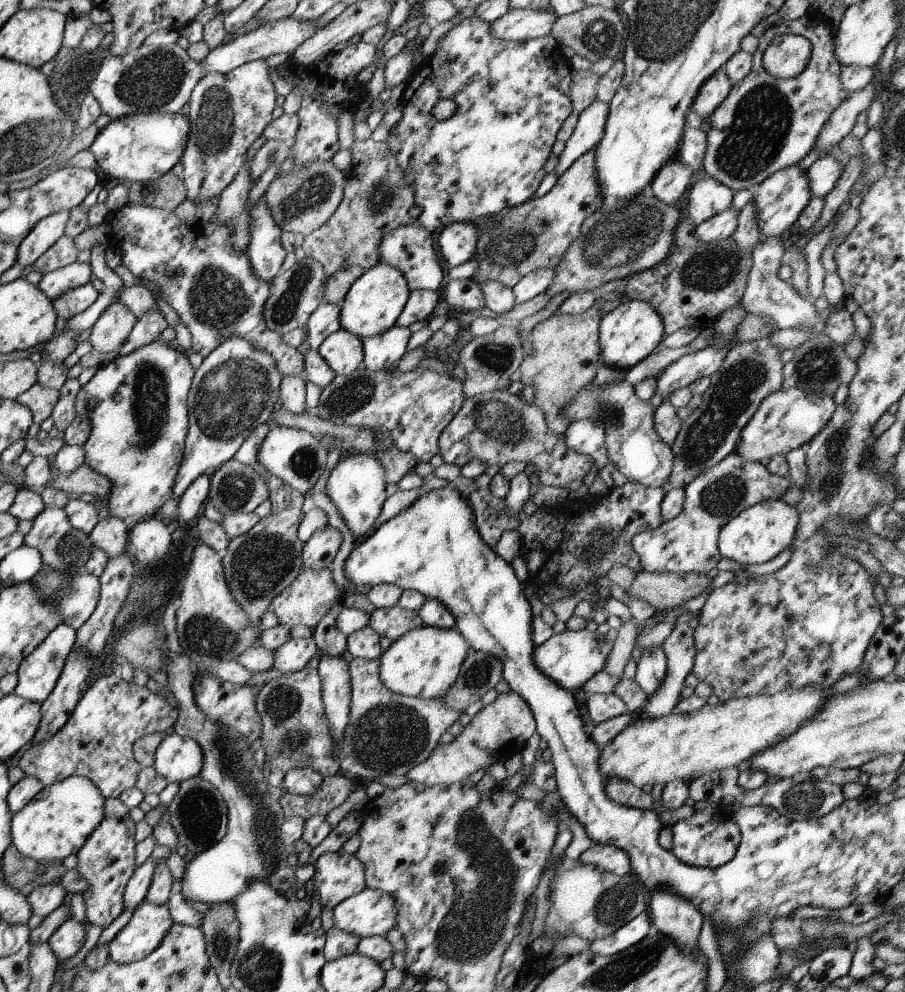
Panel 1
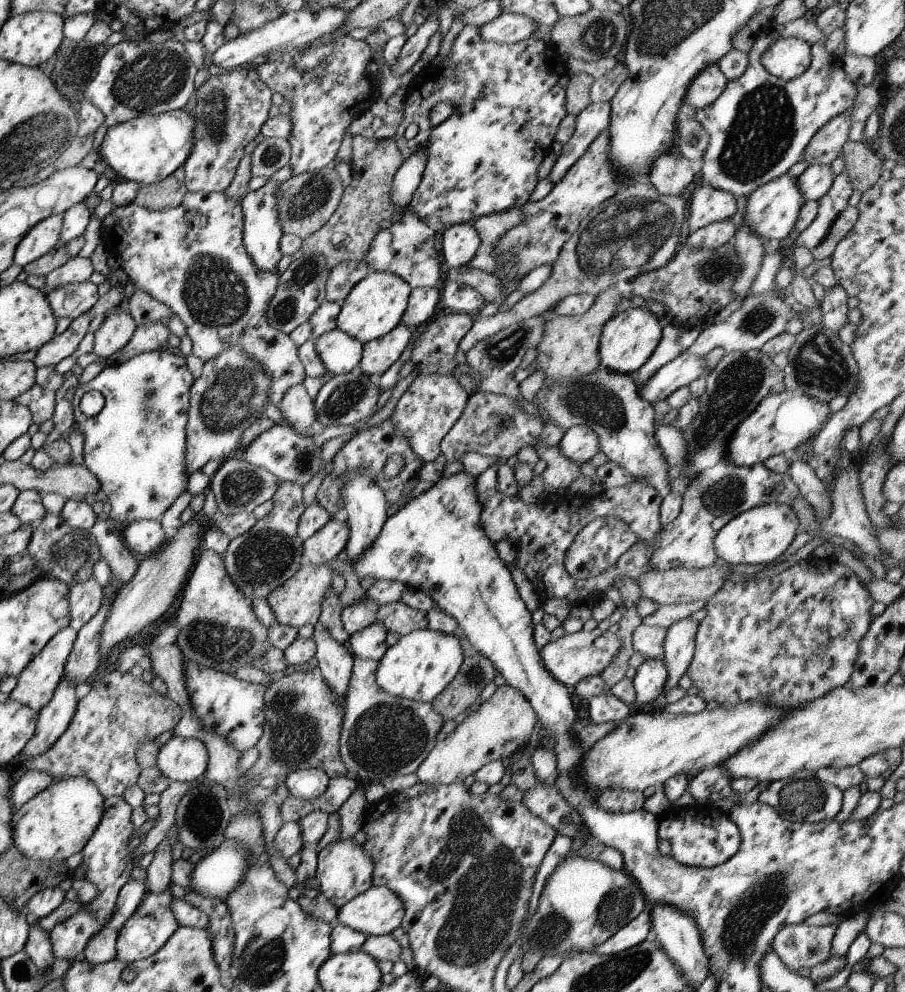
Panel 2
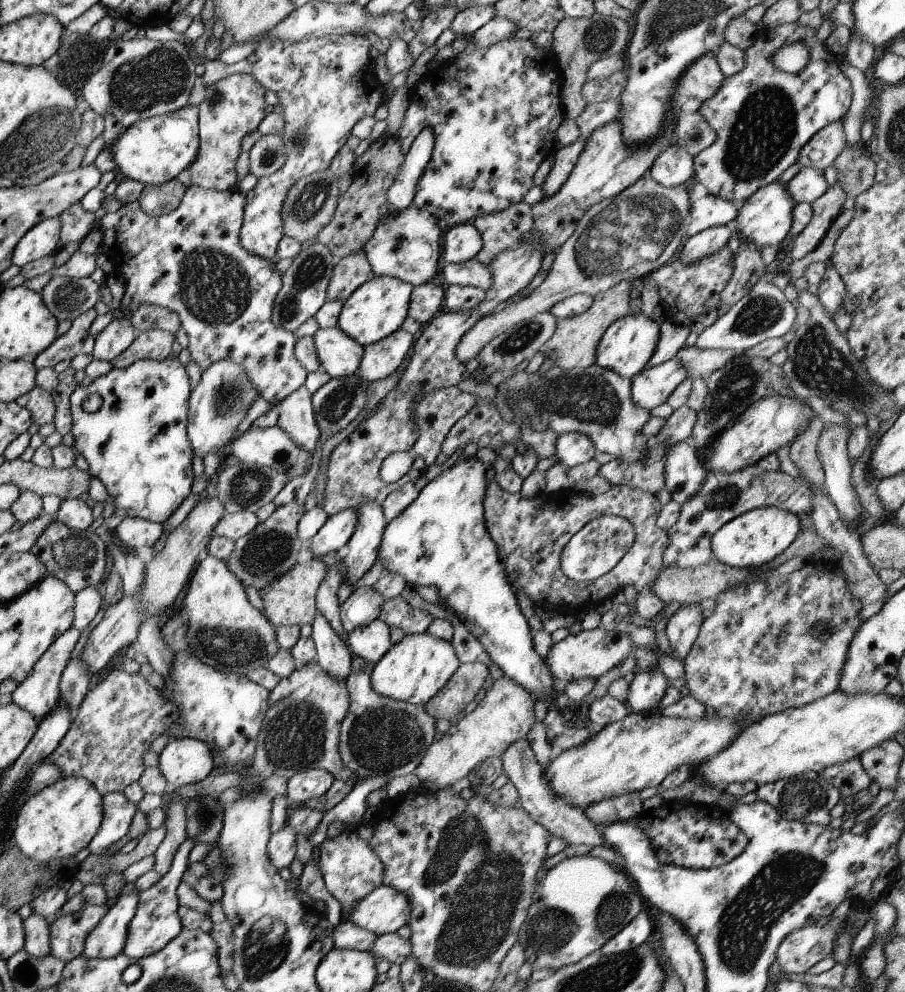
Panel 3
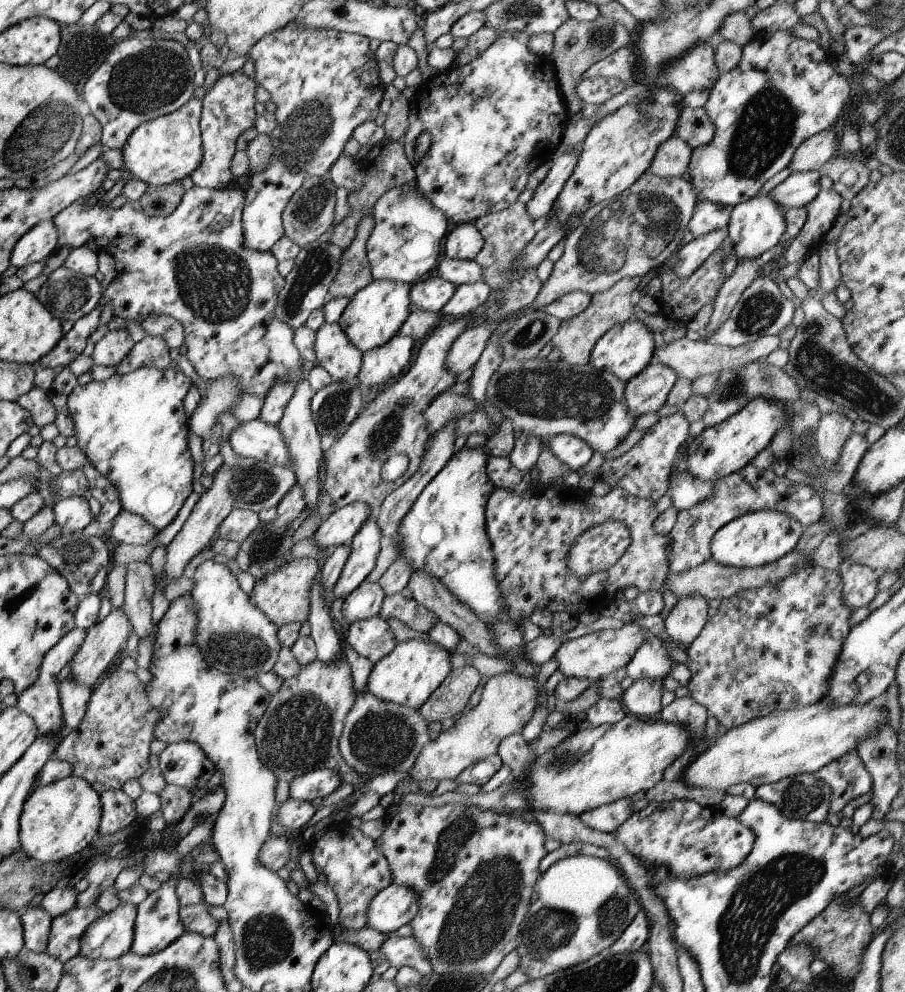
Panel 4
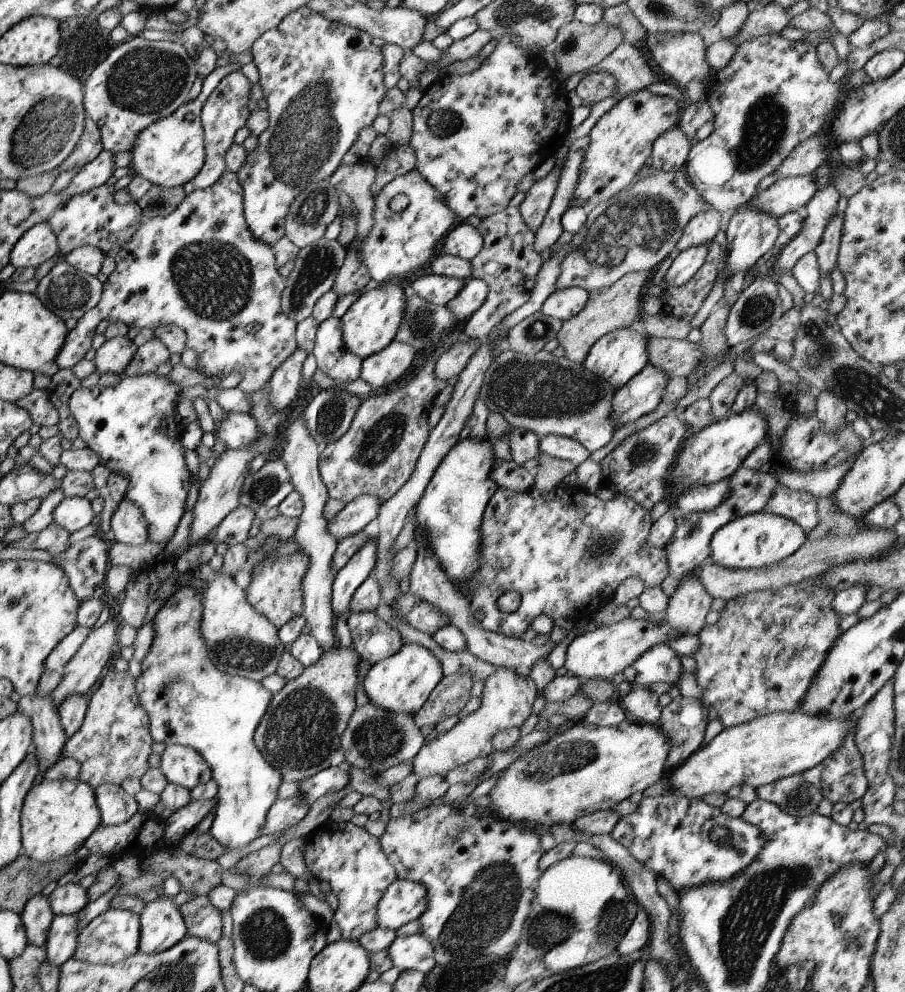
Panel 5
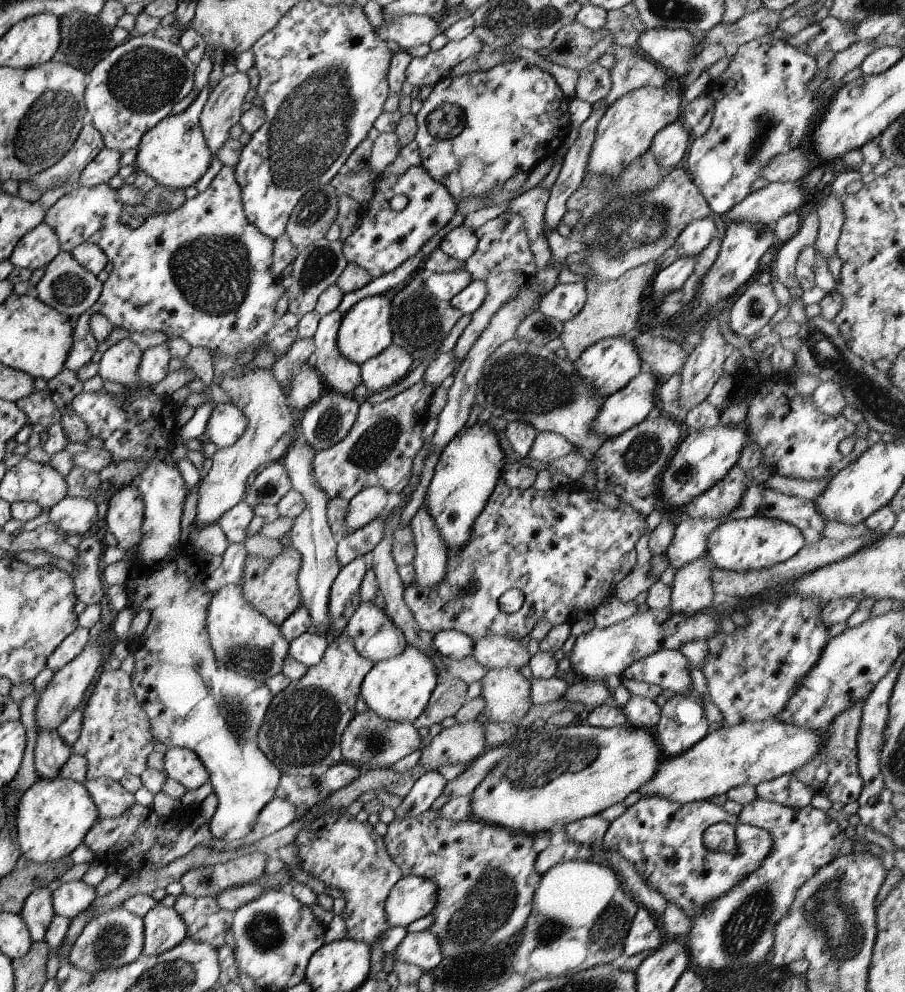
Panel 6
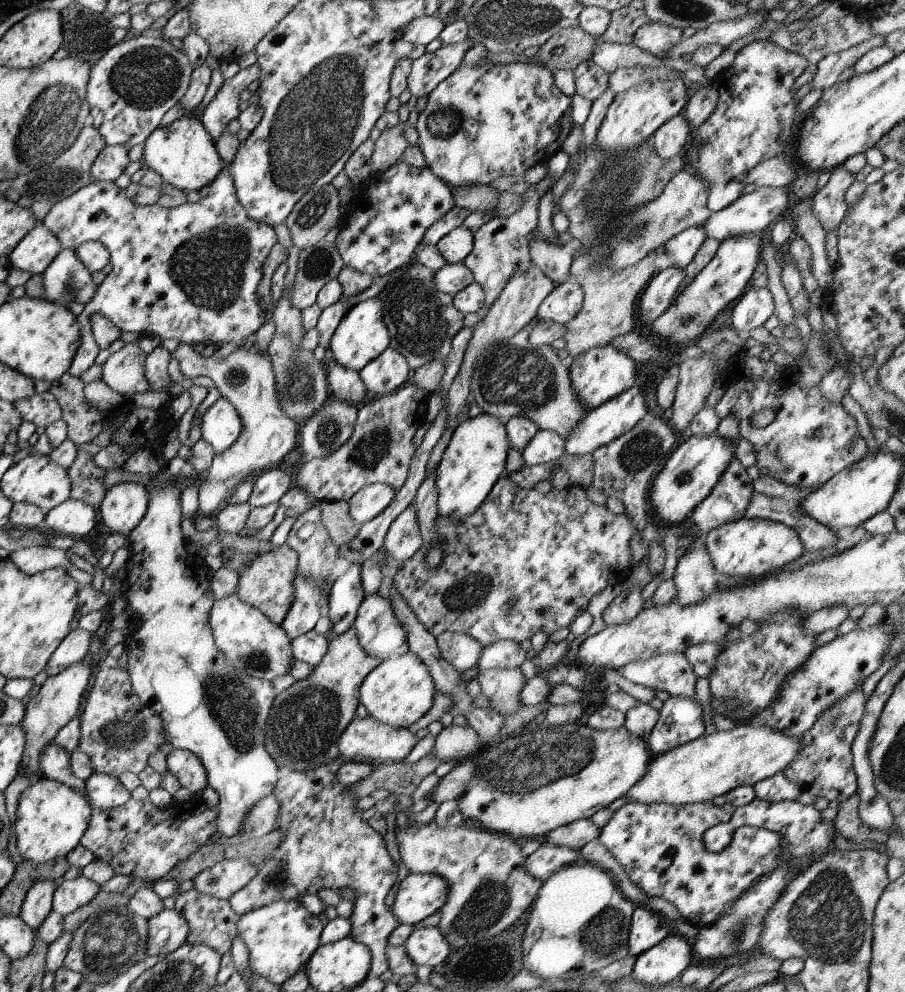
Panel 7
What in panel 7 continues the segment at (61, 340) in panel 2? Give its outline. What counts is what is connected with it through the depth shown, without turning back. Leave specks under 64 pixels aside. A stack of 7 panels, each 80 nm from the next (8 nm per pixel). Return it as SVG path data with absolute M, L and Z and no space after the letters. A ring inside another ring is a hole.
M225 166L207 185L207 195L195 203L185 202L171 208L163 208L157 203L137 206L113 181L91 181L86 187L55 203L41 224L54 234L63 249L75 250L83 241L101 242L112 264L111 271L97 283L92 297L76 316L80 340L67 369L71 376L81 376L99 352L89 328L92 314L104 316L120 331L145 336L156 334L161 341L175 338L188 345L193 342L213 344L215 348L227 342L234 346L247 344L264 323L265 312L259 306L255 289L261 278L261 265L276 243L275 233L269 225L247 216L237 200Z

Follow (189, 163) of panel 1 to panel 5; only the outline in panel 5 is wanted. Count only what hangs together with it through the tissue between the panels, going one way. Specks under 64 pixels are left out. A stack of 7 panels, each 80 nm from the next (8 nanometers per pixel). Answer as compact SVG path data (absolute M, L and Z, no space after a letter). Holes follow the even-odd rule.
M233 70L221 78L203 103L200 110L200 125L204 144L204 163L199 172L196 172L196 175L191 179L194 189L204 189L211 186L226 169L224 154L228 146L233 143L233 134L238 128L244 126L250 113L246 106L251 86L249 80L240 70Z

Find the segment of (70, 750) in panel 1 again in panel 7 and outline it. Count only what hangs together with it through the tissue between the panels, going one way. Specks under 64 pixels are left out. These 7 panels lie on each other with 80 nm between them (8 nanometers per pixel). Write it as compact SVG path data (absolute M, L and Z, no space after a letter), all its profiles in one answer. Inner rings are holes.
M118 666L116 668L101 667L95 674L93 685L85 698L83 712L78 717L80 735L76 748L89 757L95 773L108 774L115 778L124 772L139 774L147 766L149 755L152 755L164 740L164 728L160 716L154 715L139 702L136 694L132 692L128 672Z

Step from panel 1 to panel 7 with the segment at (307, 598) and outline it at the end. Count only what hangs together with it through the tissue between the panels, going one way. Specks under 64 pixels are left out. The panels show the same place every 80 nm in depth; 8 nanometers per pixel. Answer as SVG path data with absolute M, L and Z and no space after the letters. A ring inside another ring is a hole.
M286 542L262 553L235 553L233 560L230 560L233 552L232 548L225 548L220 552L220 557L223 567L231 566L236 570L238 581L235 594L238 599L279 625L293 600L292 580L298 561L296 552Z

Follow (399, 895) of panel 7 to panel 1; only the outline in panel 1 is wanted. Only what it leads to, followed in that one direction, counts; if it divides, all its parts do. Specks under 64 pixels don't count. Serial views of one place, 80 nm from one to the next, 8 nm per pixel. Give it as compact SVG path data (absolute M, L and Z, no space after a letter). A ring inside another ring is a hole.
M363 889L333 908L333 927L359 938L383 936L396 926L396 902L384 890Z

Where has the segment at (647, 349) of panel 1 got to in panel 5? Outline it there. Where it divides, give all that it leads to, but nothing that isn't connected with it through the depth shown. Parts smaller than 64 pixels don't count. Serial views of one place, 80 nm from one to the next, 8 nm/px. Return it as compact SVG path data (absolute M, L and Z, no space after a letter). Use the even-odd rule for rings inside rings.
M633 327L617 329L599 337L587 351L581 365L585 370L605 379L613 389L617 390L647 364L645 345L646 339Z

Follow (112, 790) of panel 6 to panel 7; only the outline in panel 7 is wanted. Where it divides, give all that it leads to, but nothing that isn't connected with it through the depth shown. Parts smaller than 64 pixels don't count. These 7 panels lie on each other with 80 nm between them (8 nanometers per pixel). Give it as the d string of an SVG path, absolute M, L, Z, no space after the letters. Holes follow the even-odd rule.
M92 772L84 780L84 787L90 806L101 810L117 808L131 798L119 779L108 774Z

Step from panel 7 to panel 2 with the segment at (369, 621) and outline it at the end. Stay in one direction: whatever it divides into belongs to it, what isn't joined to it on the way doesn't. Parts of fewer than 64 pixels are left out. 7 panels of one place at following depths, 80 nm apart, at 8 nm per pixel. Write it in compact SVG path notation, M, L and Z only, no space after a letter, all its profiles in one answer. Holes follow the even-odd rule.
M376 620L368 627L348 635L346 647L353 658L371 659L378 662L387 648L386 633L386 628Z

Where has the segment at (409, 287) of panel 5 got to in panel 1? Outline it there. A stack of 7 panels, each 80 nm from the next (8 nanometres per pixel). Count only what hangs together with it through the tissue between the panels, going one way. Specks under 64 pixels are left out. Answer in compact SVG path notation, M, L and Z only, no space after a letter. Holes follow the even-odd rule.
M415 289L408 292L403 310L396 318L395 325L407 327L419 320L427 321L435 308L437 294L435 291Z

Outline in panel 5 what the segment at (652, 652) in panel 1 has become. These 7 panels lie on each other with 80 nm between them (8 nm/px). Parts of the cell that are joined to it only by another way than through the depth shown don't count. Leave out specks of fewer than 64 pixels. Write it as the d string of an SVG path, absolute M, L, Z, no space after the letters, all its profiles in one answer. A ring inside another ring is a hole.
M631 684L628 694L618 701L627 717L633 721L657 725L661 707L657 703L656 694L645 690L641 685Z

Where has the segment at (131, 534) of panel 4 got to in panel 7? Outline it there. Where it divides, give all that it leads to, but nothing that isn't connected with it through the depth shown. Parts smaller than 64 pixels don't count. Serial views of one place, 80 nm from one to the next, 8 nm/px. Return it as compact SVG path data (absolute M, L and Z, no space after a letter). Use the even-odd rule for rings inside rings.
M120 482L104 489L98 506L100 522L111 533L128 536L146 511L148 496L139 483Z

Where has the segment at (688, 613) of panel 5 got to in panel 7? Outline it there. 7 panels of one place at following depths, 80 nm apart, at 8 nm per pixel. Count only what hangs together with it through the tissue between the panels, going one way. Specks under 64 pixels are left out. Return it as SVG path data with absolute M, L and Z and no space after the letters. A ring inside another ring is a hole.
M698 537L676 560L671 578L676 588L675 600L687 606L707 598L717 588L717 577L705 542Z

